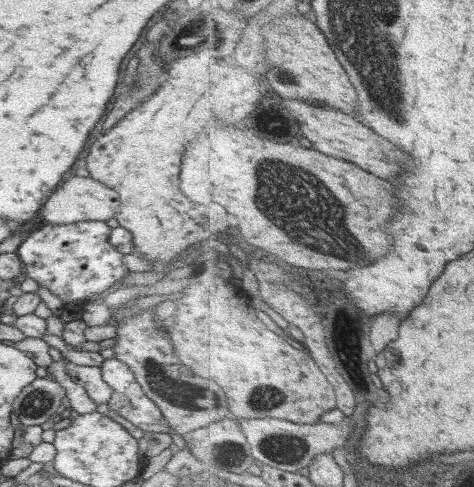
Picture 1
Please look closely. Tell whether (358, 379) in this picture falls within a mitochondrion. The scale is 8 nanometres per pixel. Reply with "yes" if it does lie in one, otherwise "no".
no

